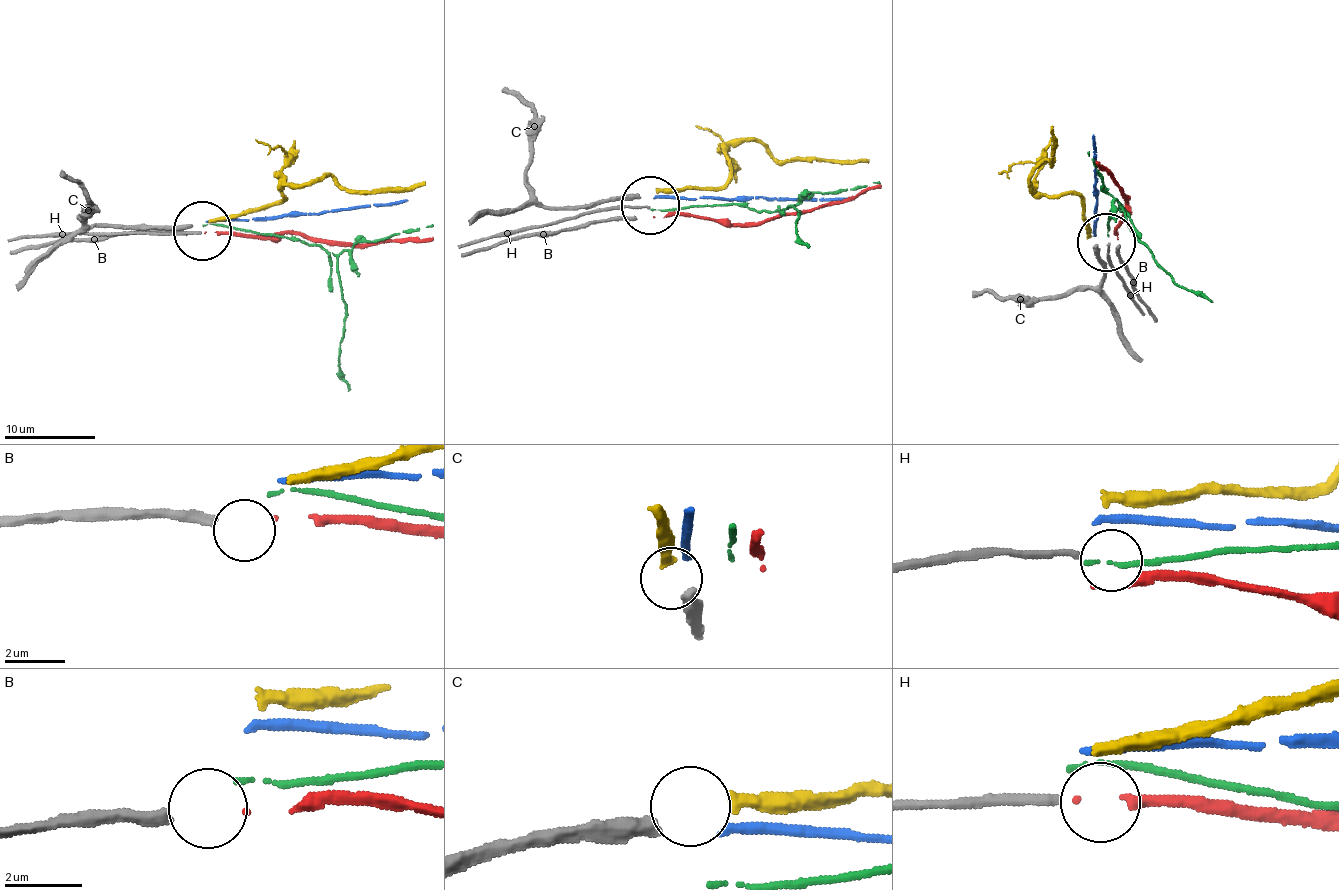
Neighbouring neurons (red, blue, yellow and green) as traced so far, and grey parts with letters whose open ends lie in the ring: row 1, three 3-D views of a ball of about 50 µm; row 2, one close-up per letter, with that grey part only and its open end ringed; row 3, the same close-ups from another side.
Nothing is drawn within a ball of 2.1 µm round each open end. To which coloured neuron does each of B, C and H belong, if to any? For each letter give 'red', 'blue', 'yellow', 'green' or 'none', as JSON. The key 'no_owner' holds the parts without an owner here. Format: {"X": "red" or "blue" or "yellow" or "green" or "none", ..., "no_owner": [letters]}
{"B": "red", "C": "yellow", "H": "none", "no_owner": ["H"]}

